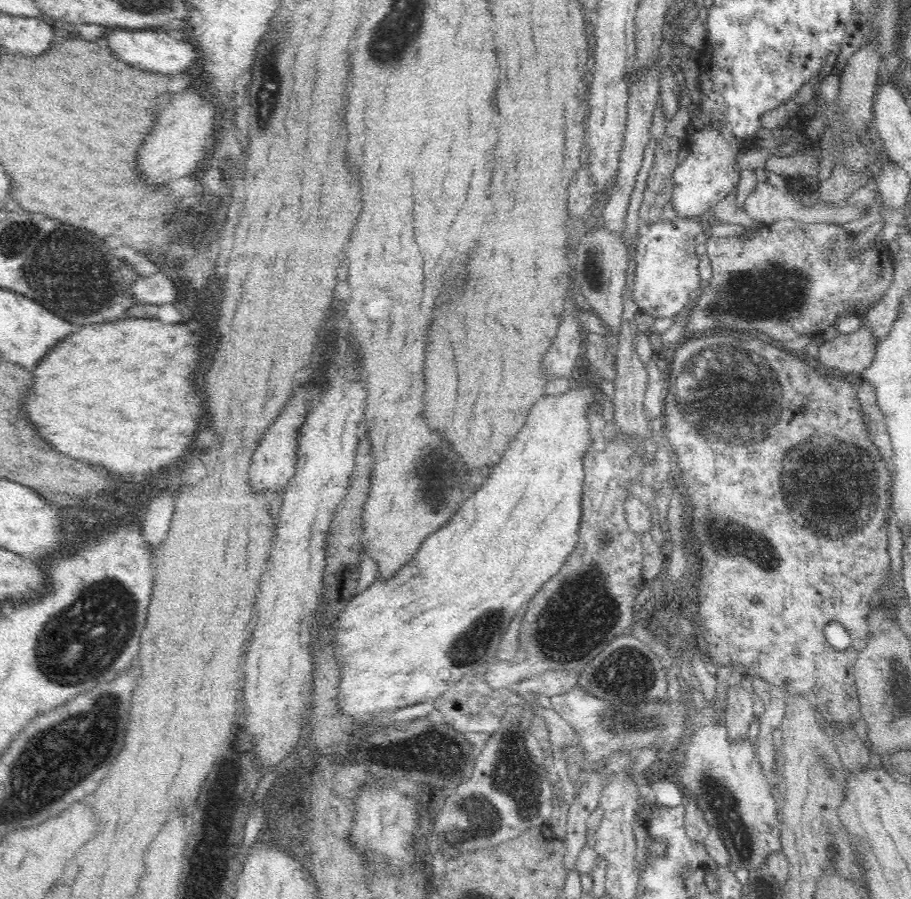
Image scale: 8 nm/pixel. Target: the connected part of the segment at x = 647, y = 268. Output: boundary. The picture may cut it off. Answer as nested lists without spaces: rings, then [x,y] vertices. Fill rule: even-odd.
[[[677,217],[673,221],[658,220],[654,224],[641,223],[638,229],[638,244],[635,254],[635,283],[633,301],[638,310],[656,318],[671,318],[679,313],[687,312],[700,291],[701,278],[699,273],[700,259],[696,255],[696,236],[706,231],[707,222],[697,223],[692,217]]]

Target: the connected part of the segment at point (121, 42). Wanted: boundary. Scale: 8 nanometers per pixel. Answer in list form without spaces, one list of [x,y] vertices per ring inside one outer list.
[[[108,29],[104,34],[104,42],[108,42],[108,48],[112,54],[116,54],[126,64],[132,64],[140,70],[150,72],[162,72],[162,74],[184,74],[188,68],[196,64],[200,56],[194,43],[190,40],[181,40],[177,34],[164,30],[138,29],[135,31],[126,29]]]

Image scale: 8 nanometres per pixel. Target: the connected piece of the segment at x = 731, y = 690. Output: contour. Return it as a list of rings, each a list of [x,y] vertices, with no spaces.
[[[740,681],[727,688],[726,702],[724,715],[728,738],[748,737],[748,726],[754,716],[754,710],[752,710],[752,696],[748,694],[748,690],[740,684]]]

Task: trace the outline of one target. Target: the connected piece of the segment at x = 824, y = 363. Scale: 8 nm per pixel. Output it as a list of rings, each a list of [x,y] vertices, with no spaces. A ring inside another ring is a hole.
[[[864,324],[855,332],[839,333],[831,341],[820,345],[813,360],[820,371],[860,375],[872,364],[876,348],[871,328]]]

